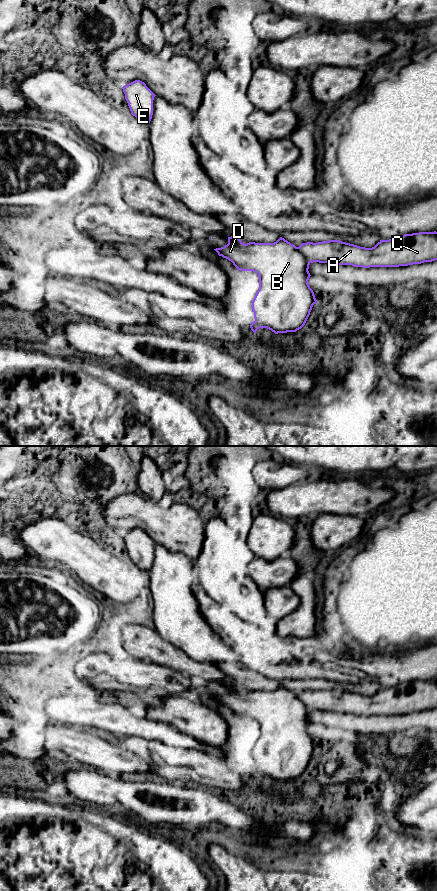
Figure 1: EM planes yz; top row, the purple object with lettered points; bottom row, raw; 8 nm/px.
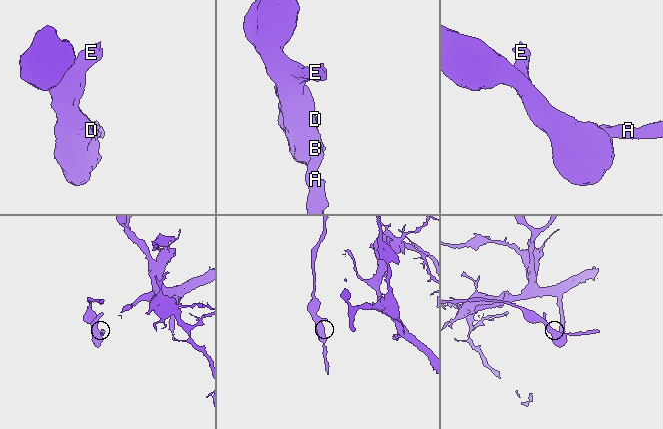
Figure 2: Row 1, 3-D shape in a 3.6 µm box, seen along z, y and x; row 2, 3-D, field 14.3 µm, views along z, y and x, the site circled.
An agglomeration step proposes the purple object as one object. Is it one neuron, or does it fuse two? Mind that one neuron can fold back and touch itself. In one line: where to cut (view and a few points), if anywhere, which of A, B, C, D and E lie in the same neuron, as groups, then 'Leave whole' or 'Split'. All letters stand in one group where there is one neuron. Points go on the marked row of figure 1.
Split along yz (297, 247), (310, 262). Groups: A C / B D E. Split

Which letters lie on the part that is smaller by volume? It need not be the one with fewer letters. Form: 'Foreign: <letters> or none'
Foreign: A, C

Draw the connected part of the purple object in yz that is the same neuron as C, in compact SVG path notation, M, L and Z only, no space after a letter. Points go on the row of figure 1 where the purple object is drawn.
M419 232L380 240L374 247L365 248L339 240L302 243L300 252L310 262L352 265L354 267L399 267L437 260L437 232Z

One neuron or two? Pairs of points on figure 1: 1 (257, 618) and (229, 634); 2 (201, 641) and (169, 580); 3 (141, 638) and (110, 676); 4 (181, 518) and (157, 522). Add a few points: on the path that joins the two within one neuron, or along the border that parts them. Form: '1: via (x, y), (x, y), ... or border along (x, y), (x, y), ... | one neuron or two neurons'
1: border along (230, 614), (269, 632) | two neurons
2: via (186, 626), (176, 616), (172, 595) | one neuron
3: border along (132, 656), (155, 662) | two neurons
4: via (175, 522), (163, 522) | one neuron

